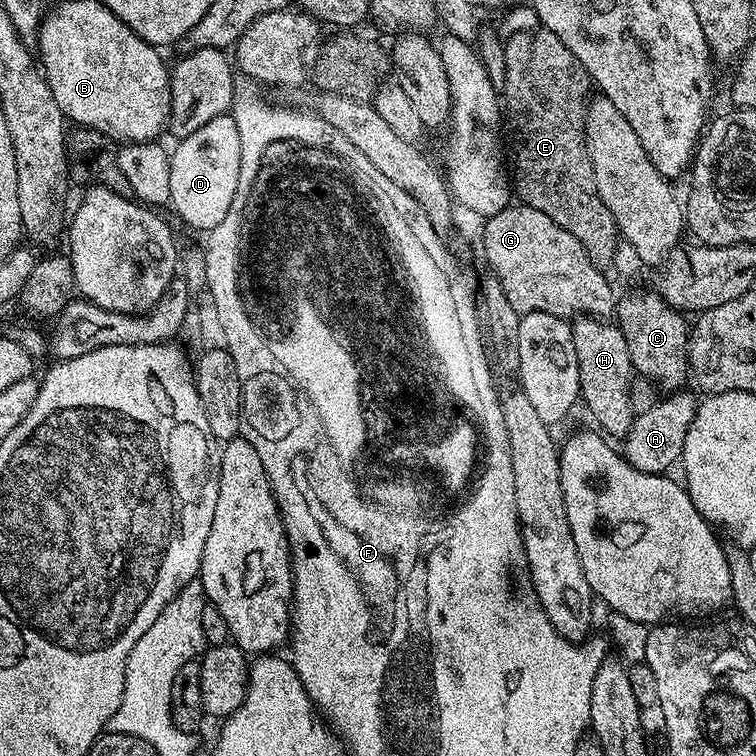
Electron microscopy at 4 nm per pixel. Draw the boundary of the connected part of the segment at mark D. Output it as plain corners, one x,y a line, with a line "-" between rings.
230,114
210,118
206,126
194,134
179,137
180,144
170,152
170,208
180,215
184,224
197,228
201,234
212,231
230,210
238,170
242,162
242,145
238,142
238,126

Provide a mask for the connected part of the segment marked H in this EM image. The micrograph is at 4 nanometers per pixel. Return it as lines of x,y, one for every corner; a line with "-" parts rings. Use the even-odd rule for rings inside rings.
579,315
571,321
571,326
574,354
578,358
580,400
588,407
589,414
600,423
598,428
601,433
623,438
630,430
634,415
630,406
634,369
626,338
622,338
622,330
615,322
595,316

